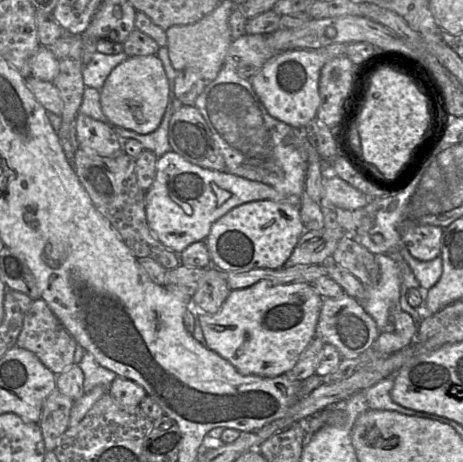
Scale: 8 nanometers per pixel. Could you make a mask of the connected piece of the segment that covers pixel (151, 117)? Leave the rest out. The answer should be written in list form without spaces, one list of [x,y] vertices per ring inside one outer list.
[[[157,55],[128,57],[111,71],[100,90],[101,109],[110,124],[138,134],[149,134],[158,128],[168,98],[168,79]]]

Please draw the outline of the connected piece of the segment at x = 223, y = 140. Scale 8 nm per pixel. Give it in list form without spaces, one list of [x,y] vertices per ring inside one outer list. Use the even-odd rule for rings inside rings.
[[[223,66],[217,77],[206,84],[194,105],[204,117],[212,139],[225,160],[226,172],[267,184],[290,199],[282,202],[295,202],[299,208],[306,161],[296,147],[287,144],[287,137],[294,133],[294,129],[269,115],[250,79]]]

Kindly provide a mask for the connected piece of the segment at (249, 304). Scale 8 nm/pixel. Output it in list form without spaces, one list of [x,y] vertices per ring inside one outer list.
[[[260,280],[248,288],[231,290],[218,312],[200,315],[206,347],[227,360],[243,375],[272,378],[286,374],[315,337],[322,304],[323,298],[308,283],[275,284]]]

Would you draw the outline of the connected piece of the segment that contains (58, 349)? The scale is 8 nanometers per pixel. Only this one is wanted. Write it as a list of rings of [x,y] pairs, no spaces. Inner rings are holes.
[[[42,299],[34,300],[24,314],[23,327],[16,346],[34,353],[39,360],[55,375],[59,375],[74,363],[78,343],[58,320],[47,303]]]

